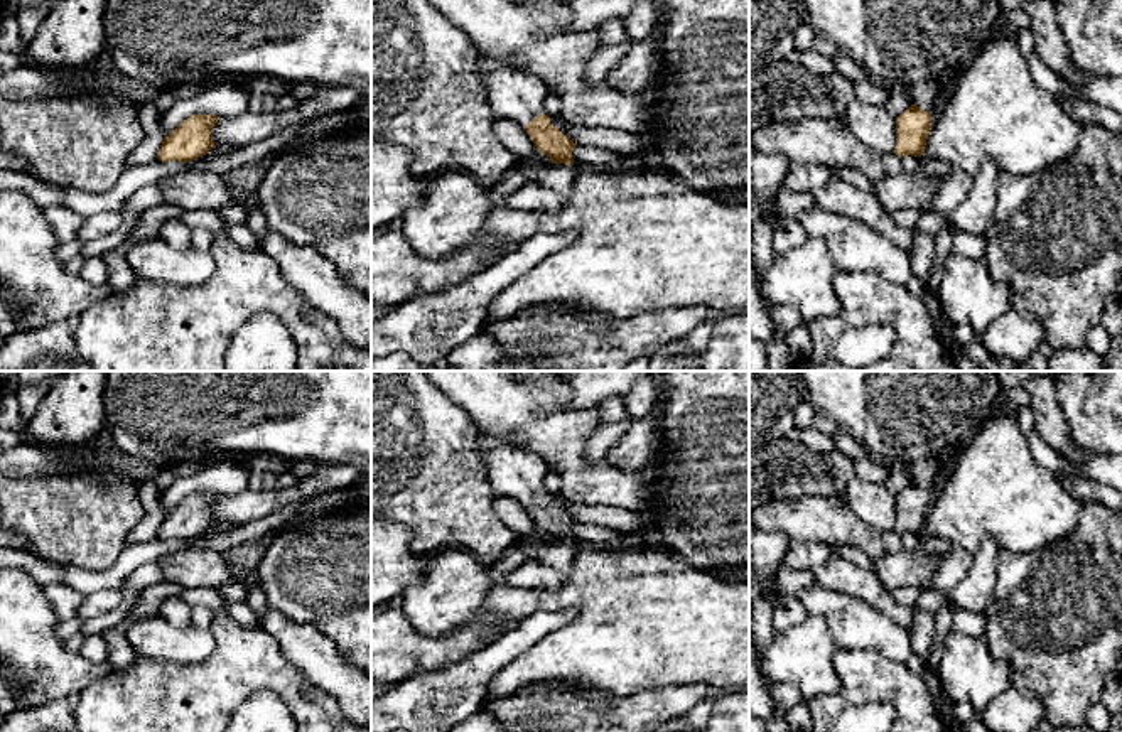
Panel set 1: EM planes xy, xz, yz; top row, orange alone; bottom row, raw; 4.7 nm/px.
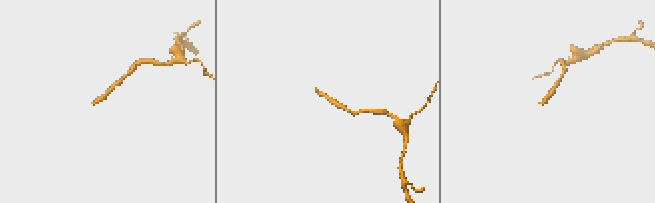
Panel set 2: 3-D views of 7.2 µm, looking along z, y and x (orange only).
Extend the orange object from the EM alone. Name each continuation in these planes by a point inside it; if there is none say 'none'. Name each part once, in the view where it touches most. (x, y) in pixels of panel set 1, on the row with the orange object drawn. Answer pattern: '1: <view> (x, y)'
1: xz (515, 93)

